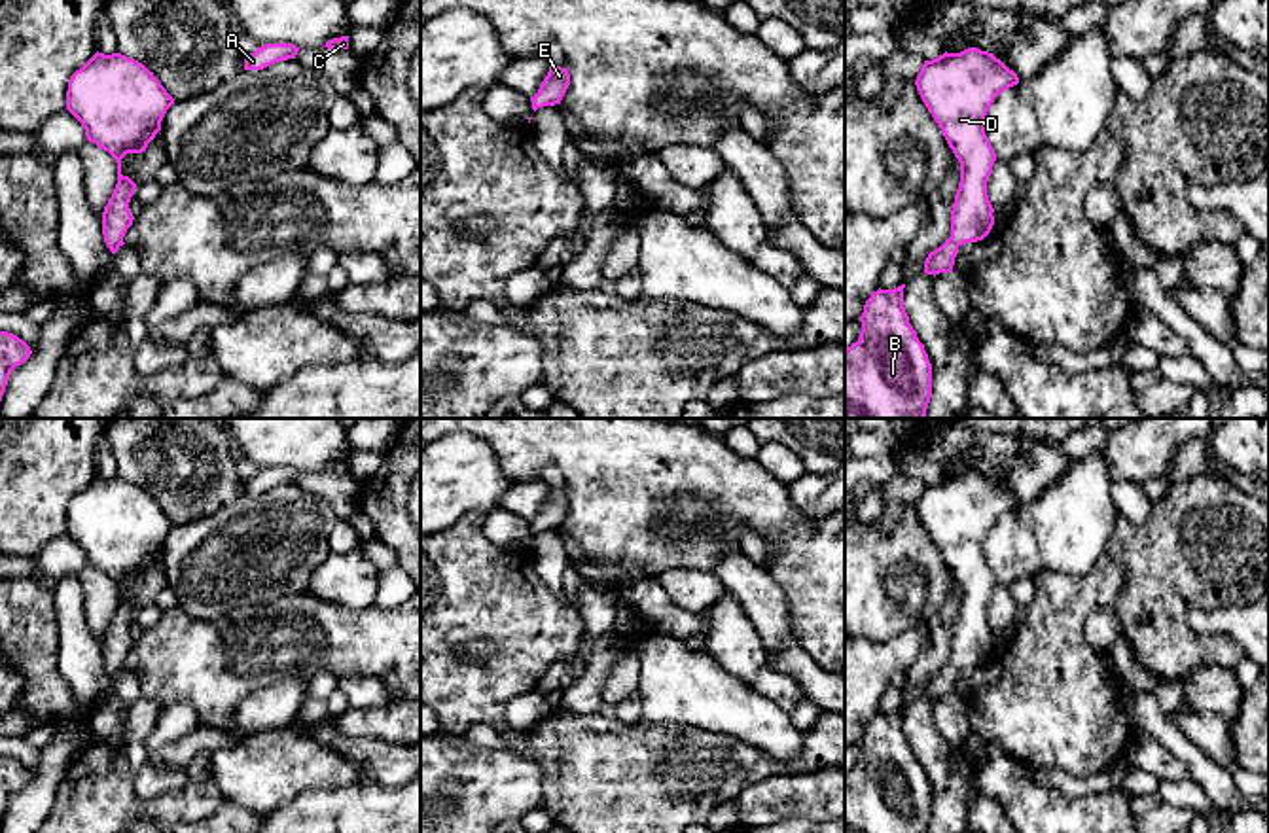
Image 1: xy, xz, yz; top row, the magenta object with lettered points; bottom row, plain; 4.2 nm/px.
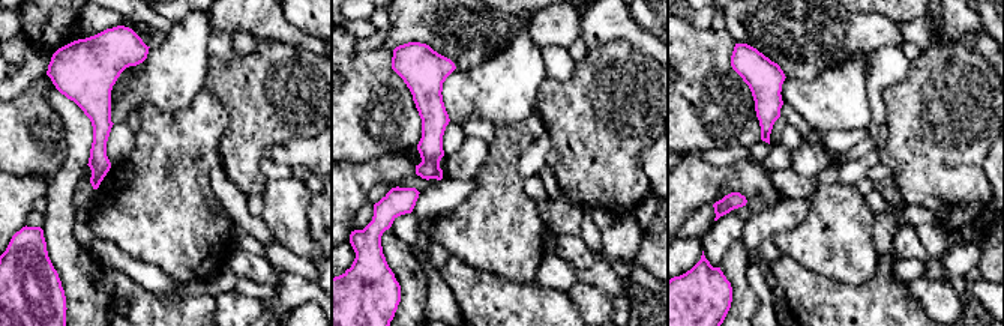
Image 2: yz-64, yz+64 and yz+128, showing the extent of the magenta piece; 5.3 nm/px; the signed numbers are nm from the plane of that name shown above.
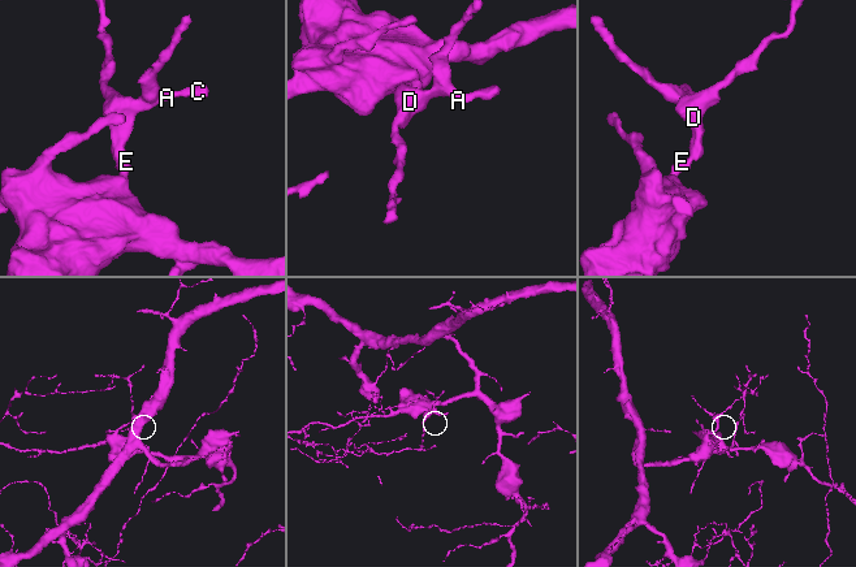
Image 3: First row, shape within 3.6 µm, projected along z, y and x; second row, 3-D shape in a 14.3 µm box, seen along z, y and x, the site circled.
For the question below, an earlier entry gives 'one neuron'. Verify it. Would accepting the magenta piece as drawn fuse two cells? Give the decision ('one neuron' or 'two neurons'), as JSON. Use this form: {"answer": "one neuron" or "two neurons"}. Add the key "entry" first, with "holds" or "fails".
{"entry": "holds", "answer": "one neuron"}

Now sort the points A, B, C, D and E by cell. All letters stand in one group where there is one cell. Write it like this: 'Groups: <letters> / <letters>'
Groups: A B C D E

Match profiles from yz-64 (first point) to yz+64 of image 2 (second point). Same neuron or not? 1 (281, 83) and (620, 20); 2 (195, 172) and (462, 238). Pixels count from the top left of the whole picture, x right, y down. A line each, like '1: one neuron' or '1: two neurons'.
1: two neurons
2: one neuron

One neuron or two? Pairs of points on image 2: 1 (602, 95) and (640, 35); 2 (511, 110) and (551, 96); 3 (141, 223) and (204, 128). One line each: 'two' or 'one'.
1: two
2: two
3: one

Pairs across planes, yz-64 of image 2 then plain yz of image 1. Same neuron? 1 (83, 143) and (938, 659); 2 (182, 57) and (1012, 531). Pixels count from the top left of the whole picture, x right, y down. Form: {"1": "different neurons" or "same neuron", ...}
{"1": "same neuron", "2": "same neuron"}

